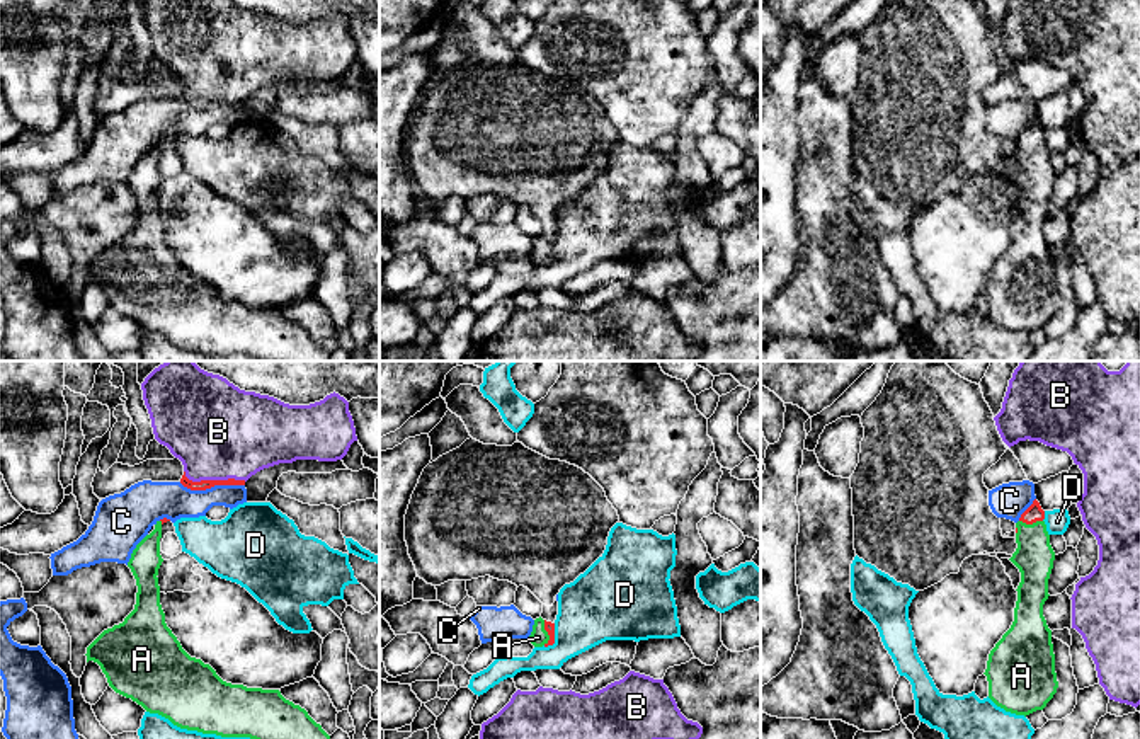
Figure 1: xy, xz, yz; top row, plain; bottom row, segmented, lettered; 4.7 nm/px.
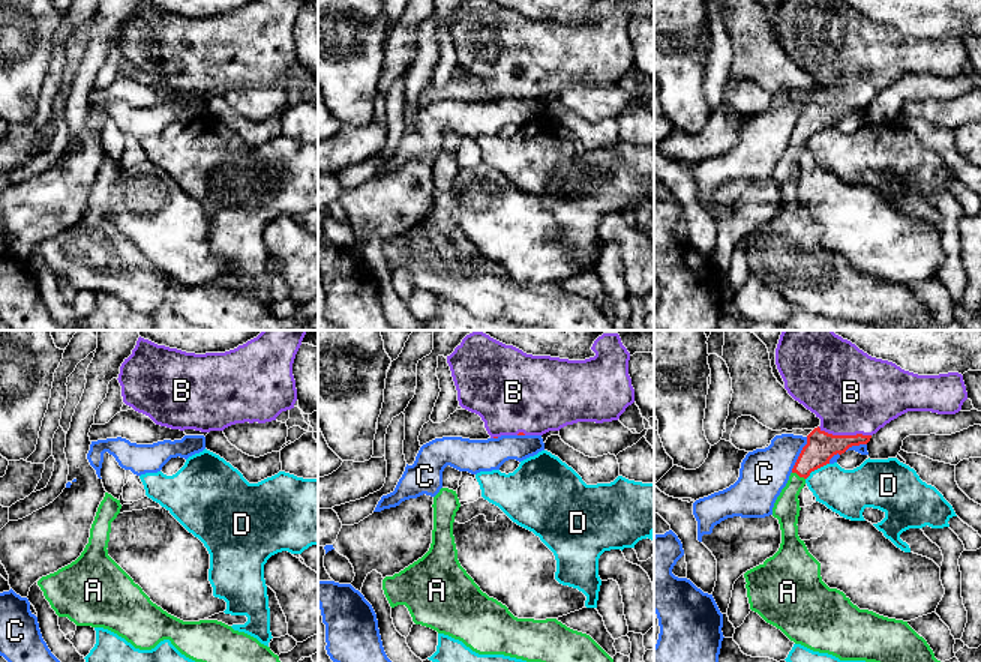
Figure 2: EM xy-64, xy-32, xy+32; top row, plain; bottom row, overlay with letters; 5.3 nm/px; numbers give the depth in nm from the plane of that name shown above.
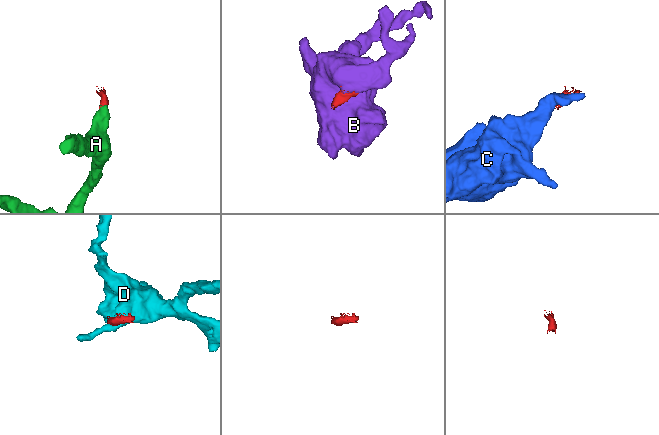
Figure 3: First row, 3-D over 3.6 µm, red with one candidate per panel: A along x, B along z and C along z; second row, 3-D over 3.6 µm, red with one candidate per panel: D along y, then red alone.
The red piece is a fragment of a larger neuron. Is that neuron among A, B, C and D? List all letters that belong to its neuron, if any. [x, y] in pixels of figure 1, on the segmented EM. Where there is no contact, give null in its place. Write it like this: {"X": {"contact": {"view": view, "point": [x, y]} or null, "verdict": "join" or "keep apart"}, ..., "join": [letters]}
{"A": {"contact": {"view": "xz", "point": [547, 630]}, "verdict": "join"}, "B": {"contact": {"view": "xy", "point": [213, 481]}, "verdict": "join"}, "C": {"contact": {"view": "xy", "point": [211, 486]}, "verdict": "keep apart"}, "D": {"contact": {"view": "xz", "point": [553, 637]}, "verdict": "keep apart"}, "join": ["A", "B"]}

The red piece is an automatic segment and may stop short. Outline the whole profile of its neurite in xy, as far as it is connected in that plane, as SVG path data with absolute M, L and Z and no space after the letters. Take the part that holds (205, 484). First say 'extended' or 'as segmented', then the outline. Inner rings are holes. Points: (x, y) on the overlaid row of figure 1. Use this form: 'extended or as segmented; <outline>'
extended; M165 361L141 383L155 439L184 465L180 484L191 490L245 485L257 472L296 460L337 461L357 441L349 402L339 393L310 405L289 405L245 392L194 361Z

